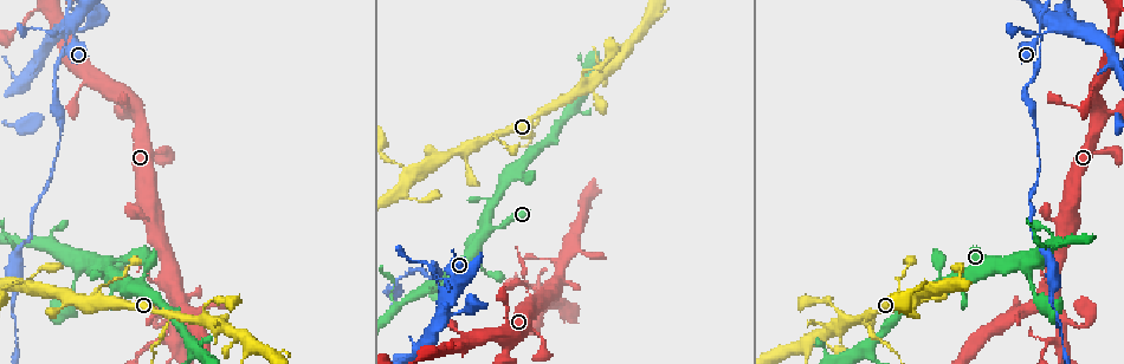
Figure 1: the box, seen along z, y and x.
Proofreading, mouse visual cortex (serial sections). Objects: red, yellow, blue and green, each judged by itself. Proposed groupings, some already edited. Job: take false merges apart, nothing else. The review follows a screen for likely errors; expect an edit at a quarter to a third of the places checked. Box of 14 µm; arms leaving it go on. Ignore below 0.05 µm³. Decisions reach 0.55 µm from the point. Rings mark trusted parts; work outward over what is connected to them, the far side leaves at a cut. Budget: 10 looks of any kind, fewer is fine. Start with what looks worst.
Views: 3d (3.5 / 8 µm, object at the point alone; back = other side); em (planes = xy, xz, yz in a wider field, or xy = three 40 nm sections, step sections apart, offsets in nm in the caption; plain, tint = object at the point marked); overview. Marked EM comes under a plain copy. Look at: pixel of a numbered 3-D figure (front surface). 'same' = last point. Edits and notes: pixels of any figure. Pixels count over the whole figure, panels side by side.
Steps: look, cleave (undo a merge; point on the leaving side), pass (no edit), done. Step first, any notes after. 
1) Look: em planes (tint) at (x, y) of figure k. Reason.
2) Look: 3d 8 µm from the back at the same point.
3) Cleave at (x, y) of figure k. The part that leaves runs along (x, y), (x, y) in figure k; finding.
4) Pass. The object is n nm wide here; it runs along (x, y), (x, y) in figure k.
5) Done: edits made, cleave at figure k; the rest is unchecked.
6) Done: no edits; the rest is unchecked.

Look: em xy step 1 (tint) at (168, 313) of figure 1. Three arms meet.

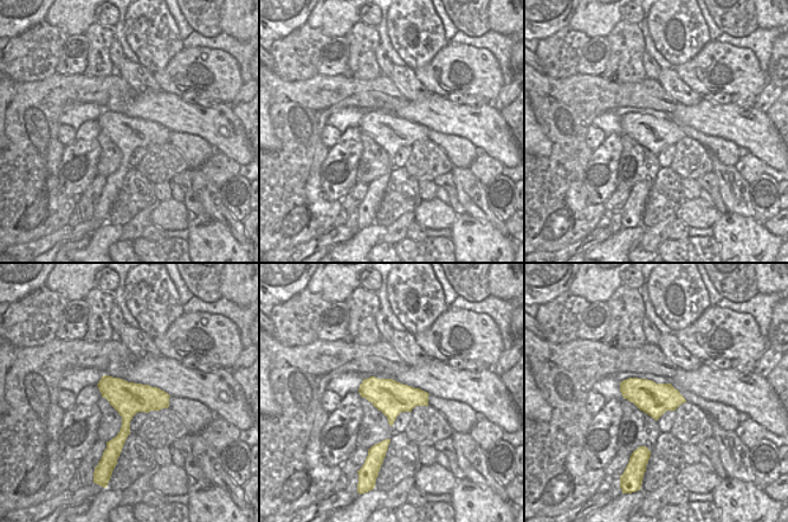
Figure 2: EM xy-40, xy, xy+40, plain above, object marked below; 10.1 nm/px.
Look: 3d 3.5 µm from the back at the same point.

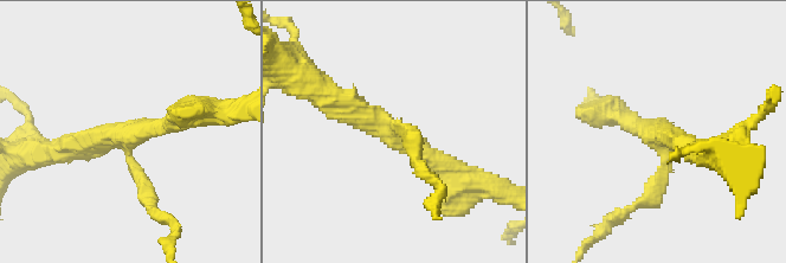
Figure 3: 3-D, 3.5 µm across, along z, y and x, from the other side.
Pass. 3 arms meet here; the arms are 200, 300, 300 nm wide; it runs along (456, 175), (380, 121), (329, 97) in figure 3; continuous, no second cell.

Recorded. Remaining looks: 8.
Look: 3d 3.5 µm from the back at (540, 288) of figure 1. Thick turns thin.

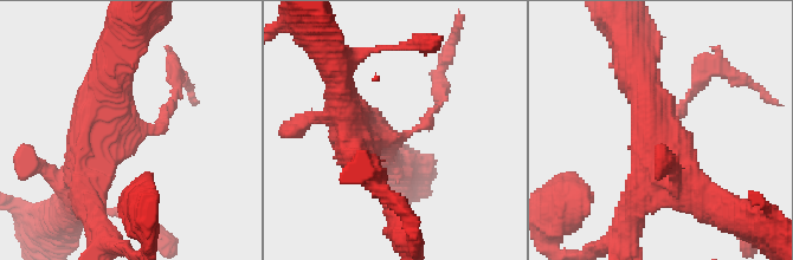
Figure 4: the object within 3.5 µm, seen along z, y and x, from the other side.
Look: em xy step 3 (tint) at (385, 139) of figure 4.

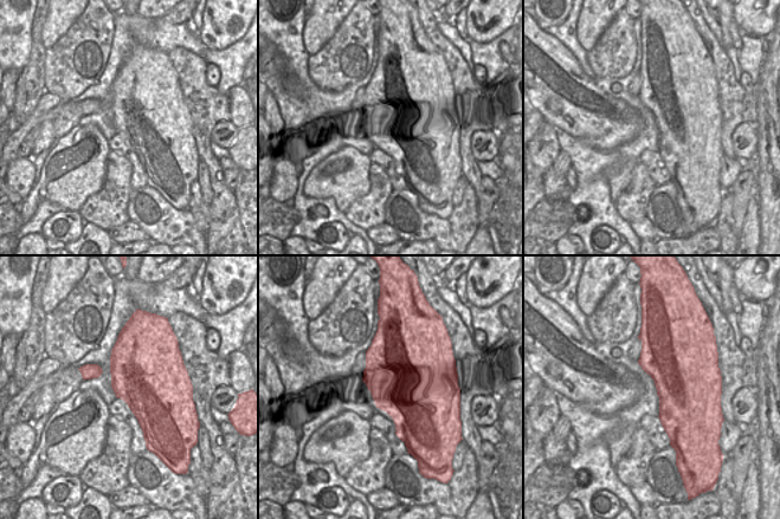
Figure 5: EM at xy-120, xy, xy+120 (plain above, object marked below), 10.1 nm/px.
Cleave at (173, 101) of figure 4. The part that leaves runs along (136, 130), (161, 122), (176, 75) in figure 4; two cells meet here.

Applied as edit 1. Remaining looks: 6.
Look: 3d 3.5 µm at (1048, 342) of figure 1. Thick turns thin.

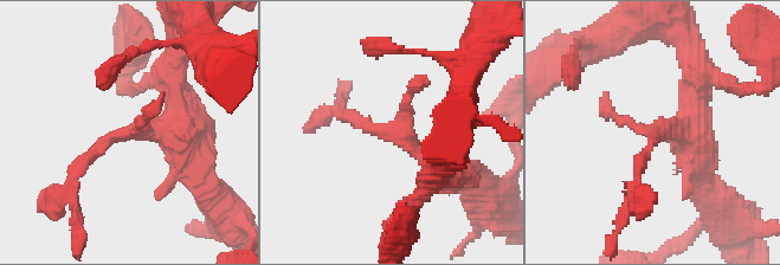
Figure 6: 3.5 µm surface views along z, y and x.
Look: em xy step 1 (tint) at (407, 139) of figure 6.

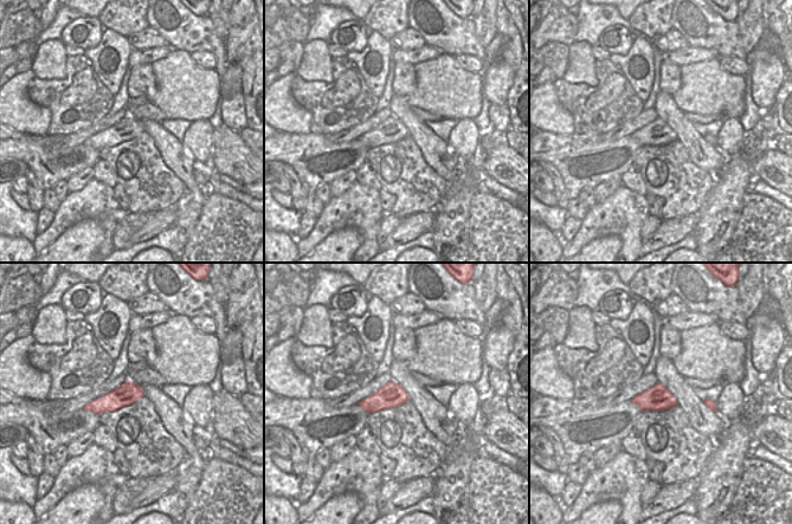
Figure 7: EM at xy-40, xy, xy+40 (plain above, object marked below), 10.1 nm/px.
Look: em planes (tint) at the same point. Another direction.

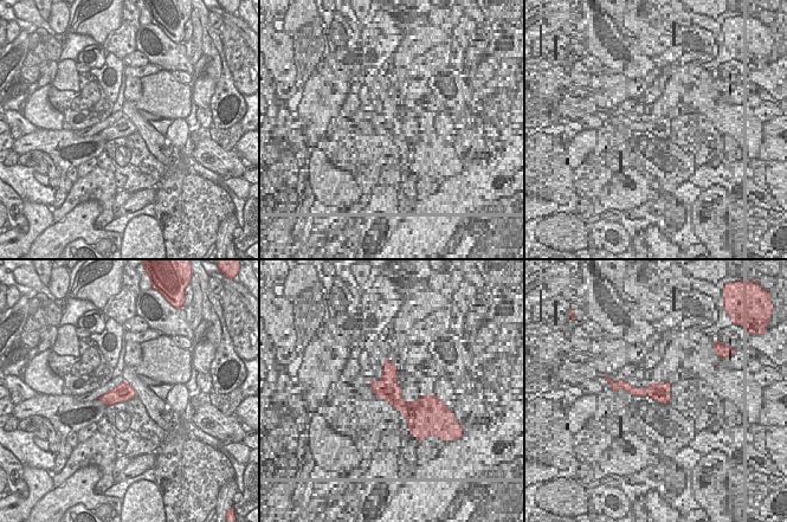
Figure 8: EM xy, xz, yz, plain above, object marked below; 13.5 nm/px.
Cleave at (350, 117) of figure 6. Two cells meet here.

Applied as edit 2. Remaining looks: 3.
Look: 3d 3.5 µm at (60, 122) of figure 1. Calibre changes.

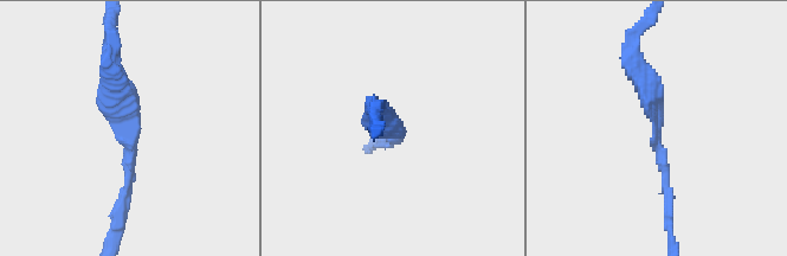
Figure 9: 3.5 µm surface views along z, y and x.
Pass. The arms are 150, 300 nm wide; it runs along (632, 65), (651, 91), (669, 211) in figure 9; all the same cell.

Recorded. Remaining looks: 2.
Done: edits made, cleave at figure 4, cleave at figure 6; the rest is unchecked.

